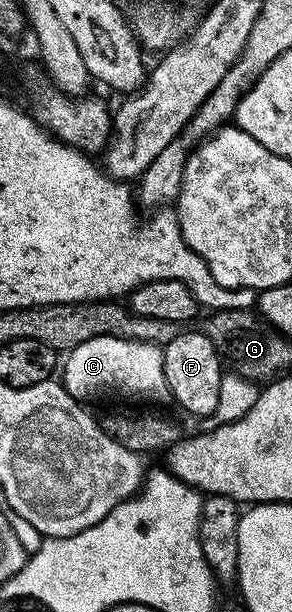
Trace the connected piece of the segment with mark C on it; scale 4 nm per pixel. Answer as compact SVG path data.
M95 337L68 351L61 364L61 383L80 402L109 390L145 402L169 402L171 389L164 372L163 349L157 343L121 337Z

